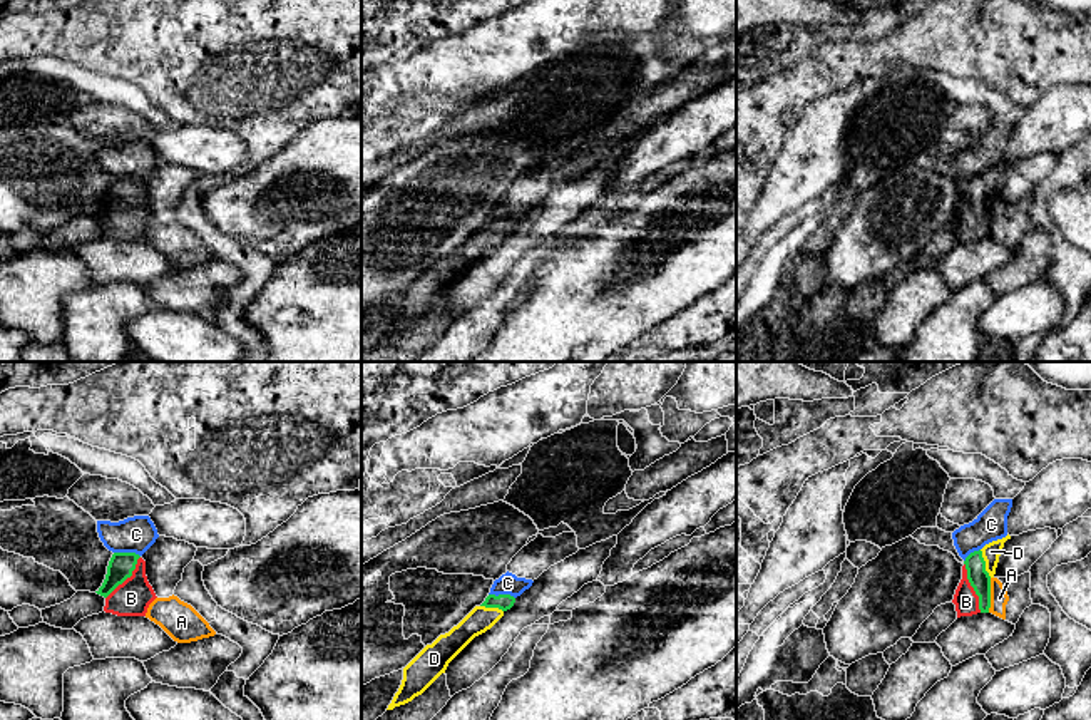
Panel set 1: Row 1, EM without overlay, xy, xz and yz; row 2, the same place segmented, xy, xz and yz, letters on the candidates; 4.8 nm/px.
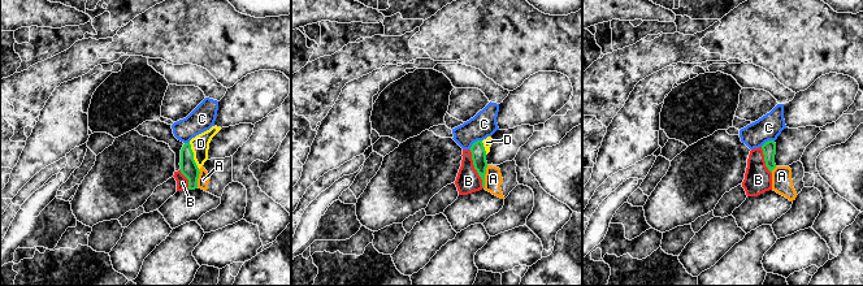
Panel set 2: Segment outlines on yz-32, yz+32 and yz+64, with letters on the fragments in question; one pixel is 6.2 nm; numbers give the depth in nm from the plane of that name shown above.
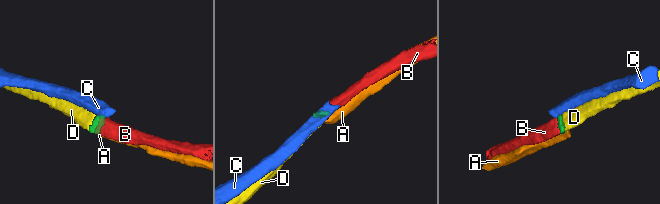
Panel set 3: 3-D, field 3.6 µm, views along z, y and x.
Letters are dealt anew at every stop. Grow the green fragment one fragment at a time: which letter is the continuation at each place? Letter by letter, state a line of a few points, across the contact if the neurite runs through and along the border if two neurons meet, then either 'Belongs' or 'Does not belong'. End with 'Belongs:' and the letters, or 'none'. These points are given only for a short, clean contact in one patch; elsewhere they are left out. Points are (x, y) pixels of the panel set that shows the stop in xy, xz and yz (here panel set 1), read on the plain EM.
A: Line: yz (991, 203), (991, 231), (988, 236). Does not belong
B: Line: yz (978, 201), (973, 211), (973, 220), (966, 226). Belongs
C: Line: xy (114, 176), (134, 176), (139, 181). Does not belong
D: Line: yz (978, 201), (984, 188), (991, 176). Belongs
Belongs: B, D

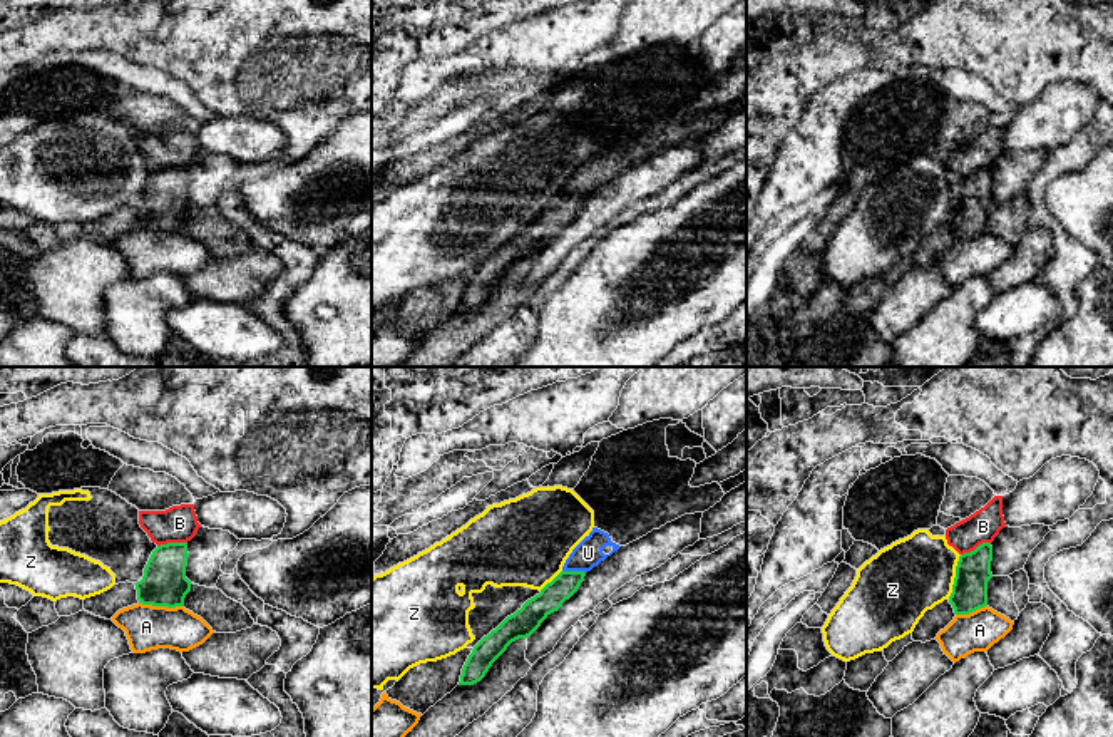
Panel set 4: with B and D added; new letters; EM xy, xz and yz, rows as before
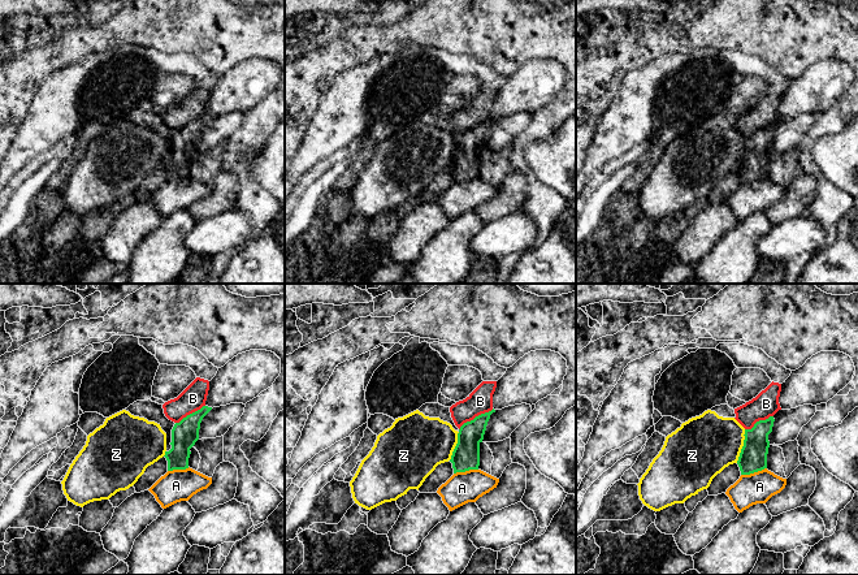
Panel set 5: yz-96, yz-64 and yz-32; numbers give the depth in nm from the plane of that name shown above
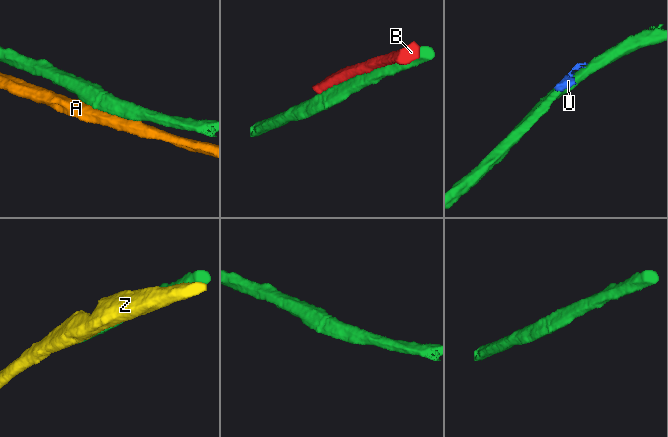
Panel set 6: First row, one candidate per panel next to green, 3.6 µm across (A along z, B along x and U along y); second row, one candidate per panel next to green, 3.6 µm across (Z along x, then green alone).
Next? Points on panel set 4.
A: Does not belong
B: Does not belong
U: Does not belong
Z: Does not belong
Belongs: none

